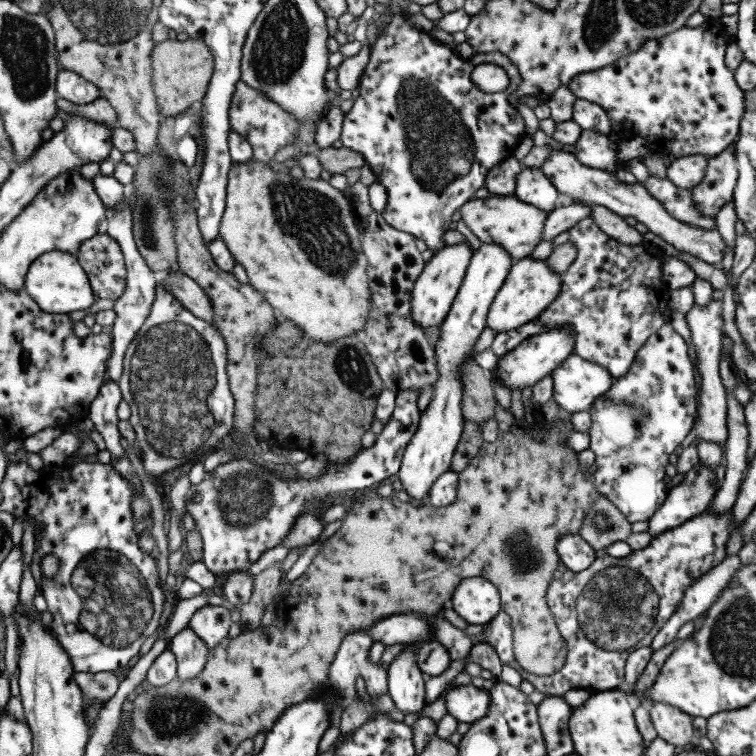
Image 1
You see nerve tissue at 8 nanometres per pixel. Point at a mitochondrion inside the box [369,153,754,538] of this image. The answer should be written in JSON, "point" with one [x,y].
{"point":[635,413]}

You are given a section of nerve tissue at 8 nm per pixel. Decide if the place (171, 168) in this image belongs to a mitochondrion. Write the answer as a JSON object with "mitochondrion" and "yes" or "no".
{"mitochondrion":"yes"}

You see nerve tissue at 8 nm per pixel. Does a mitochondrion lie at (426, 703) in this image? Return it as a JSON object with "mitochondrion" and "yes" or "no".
{"mitochondrion":"no"}

